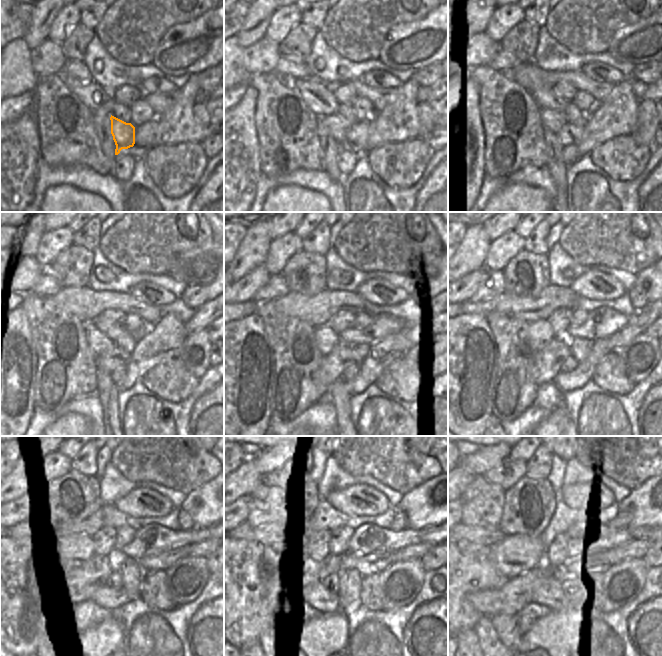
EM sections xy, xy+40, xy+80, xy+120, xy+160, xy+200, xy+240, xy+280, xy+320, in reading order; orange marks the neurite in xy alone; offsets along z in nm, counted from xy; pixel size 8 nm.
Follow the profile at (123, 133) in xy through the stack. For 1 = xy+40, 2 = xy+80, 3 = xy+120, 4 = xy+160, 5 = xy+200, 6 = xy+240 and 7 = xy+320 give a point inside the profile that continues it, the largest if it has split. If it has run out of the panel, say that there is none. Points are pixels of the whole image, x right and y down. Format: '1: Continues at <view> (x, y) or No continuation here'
1: Continues at xy+40 (335, 123)
2: Continues at xy+80 (551, 120)
3: Continues at xy+120 (100, 343)
4: Continues at xy+160 (326, 339)
5: Continues at xy+200 (541, 333)
6: Continues at xy+240 (82, 549)
7: Continues at xy+320 (515, 554)

